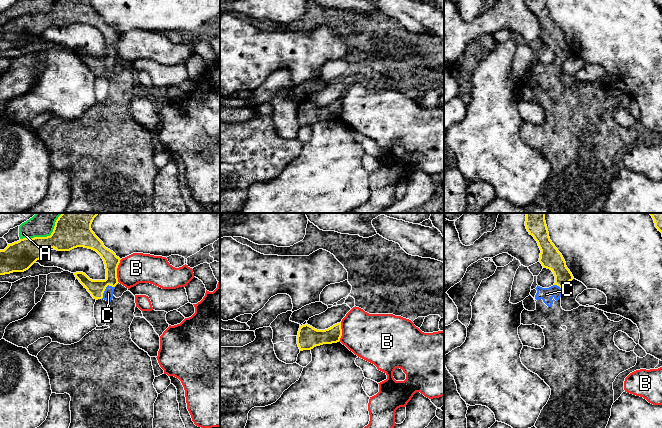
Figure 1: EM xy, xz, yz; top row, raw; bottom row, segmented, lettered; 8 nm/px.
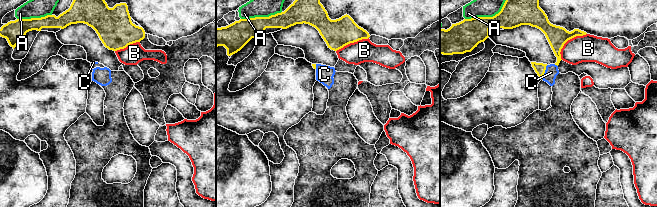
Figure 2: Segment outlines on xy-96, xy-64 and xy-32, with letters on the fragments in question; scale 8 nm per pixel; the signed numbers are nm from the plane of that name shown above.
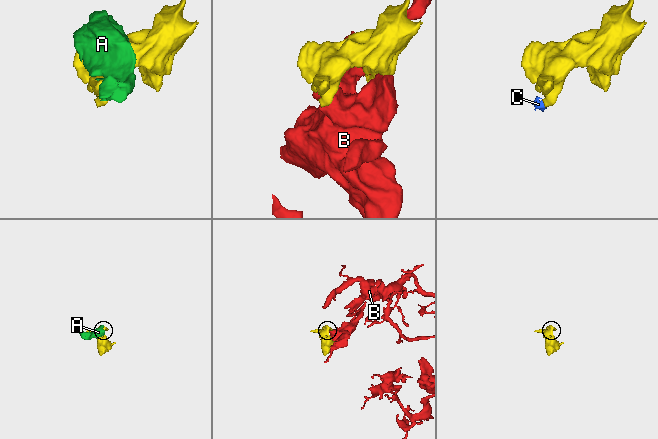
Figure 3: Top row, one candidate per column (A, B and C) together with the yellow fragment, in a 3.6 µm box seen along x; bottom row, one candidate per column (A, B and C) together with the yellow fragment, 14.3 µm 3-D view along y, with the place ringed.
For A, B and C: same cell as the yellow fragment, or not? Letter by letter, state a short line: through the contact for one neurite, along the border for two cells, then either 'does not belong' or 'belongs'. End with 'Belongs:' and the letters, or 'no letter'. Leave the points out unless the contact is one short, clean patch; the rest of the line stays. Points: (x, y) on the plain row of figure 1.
A: does not belong
B: does not belong
C: line xy (96, 64), (105, 64), (108, 69); belongs
Belongs: C

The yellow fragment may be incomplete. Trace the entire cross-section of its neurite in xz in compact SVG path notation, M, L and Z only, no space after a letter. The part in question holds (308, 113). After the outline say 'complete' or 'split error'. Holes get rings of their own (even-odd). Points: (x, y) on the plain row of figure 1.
M341 98L325 106L317 106L305 100L300 102L297 120L300 127L311 126L323 120L332 120L340 117L342 112Z; complete

